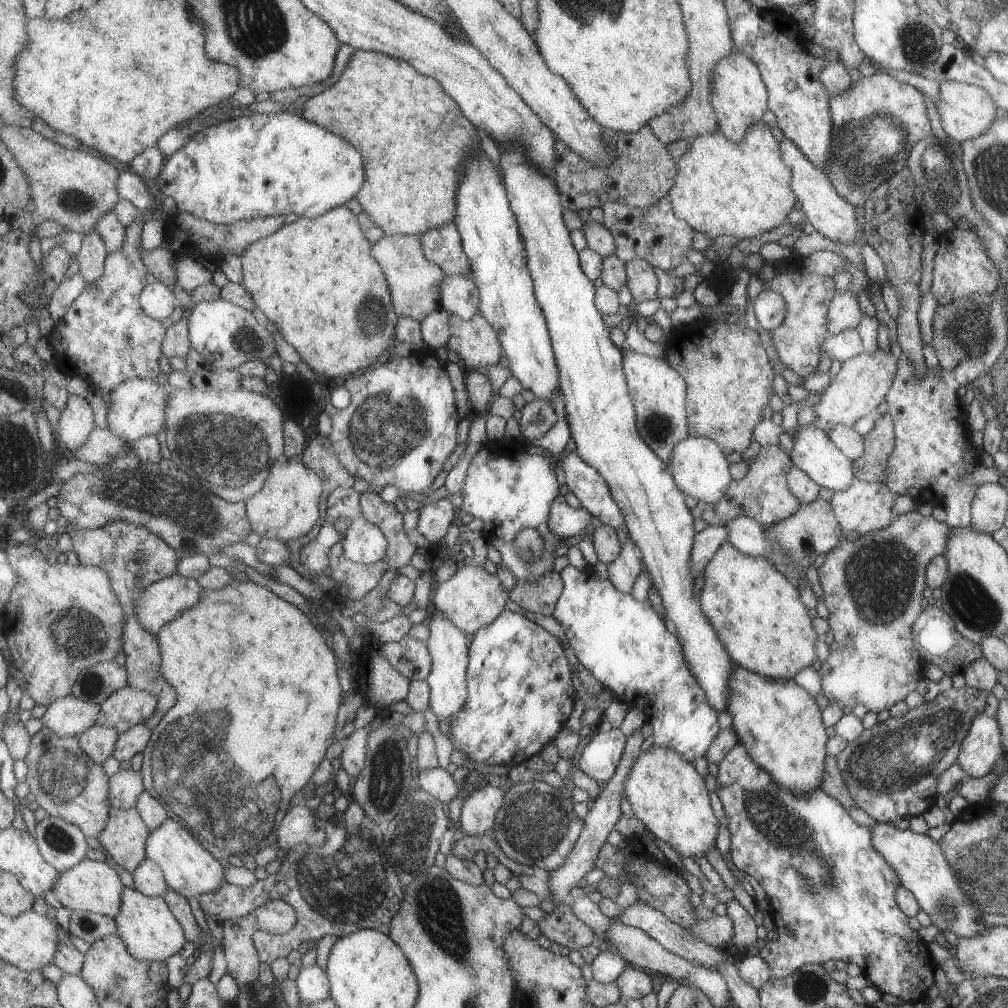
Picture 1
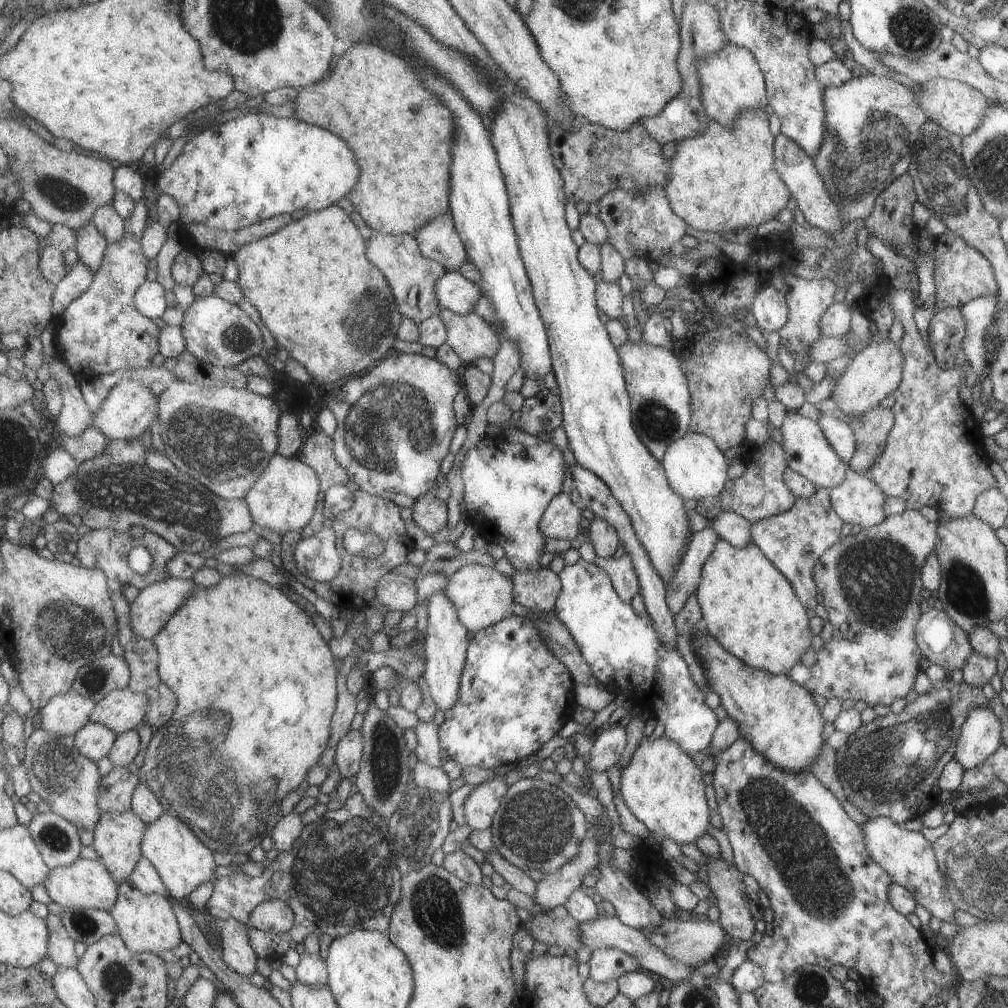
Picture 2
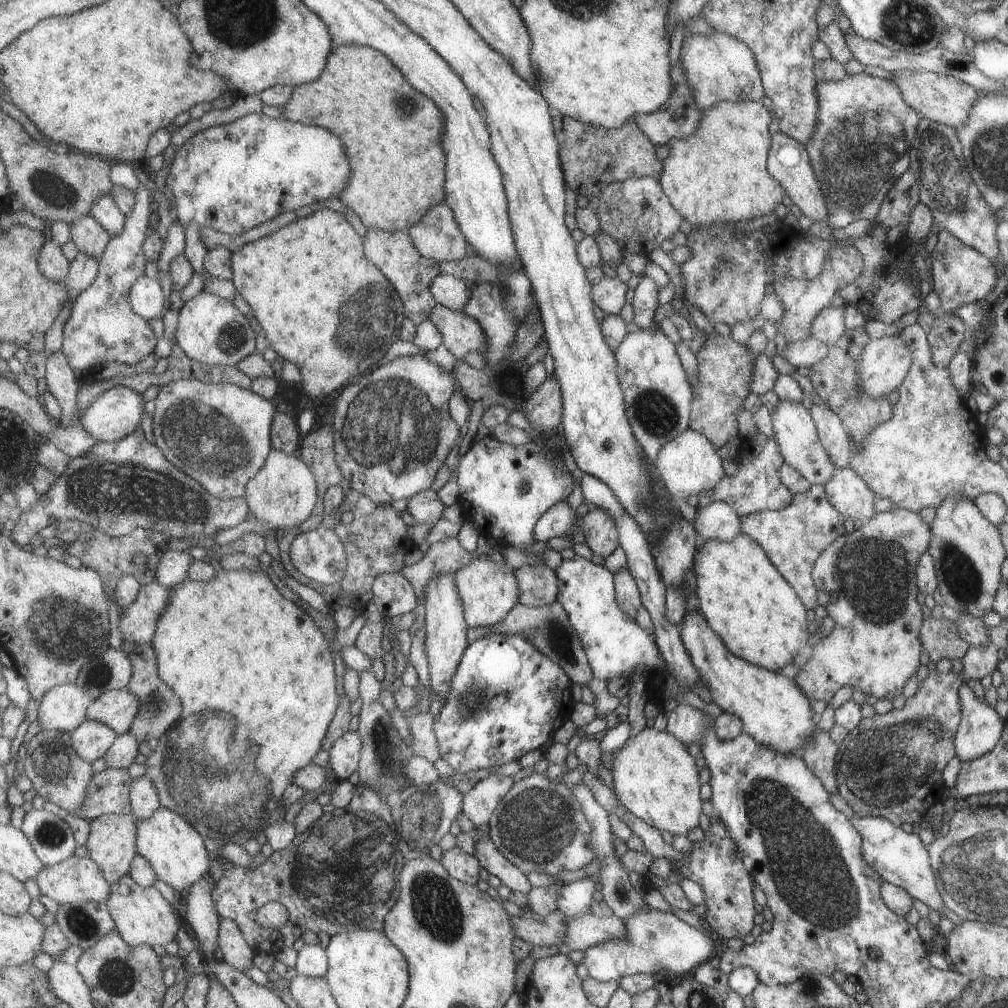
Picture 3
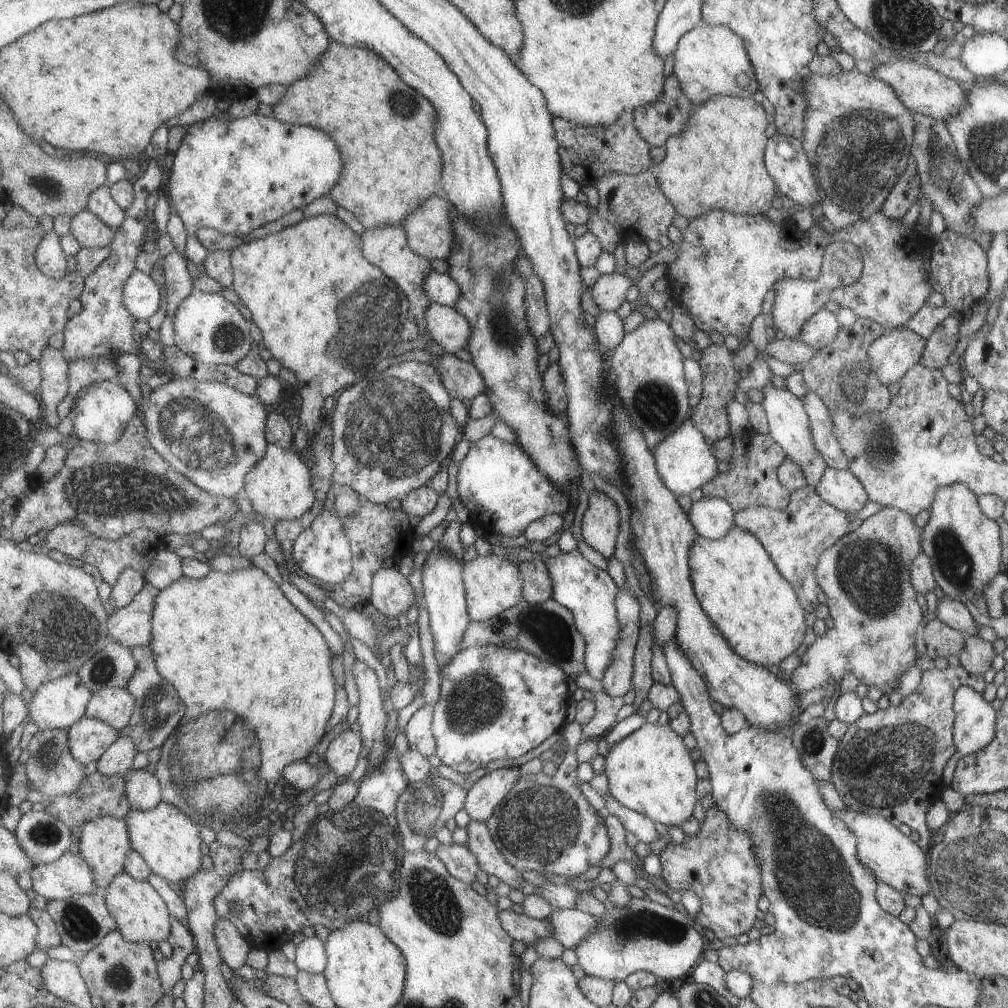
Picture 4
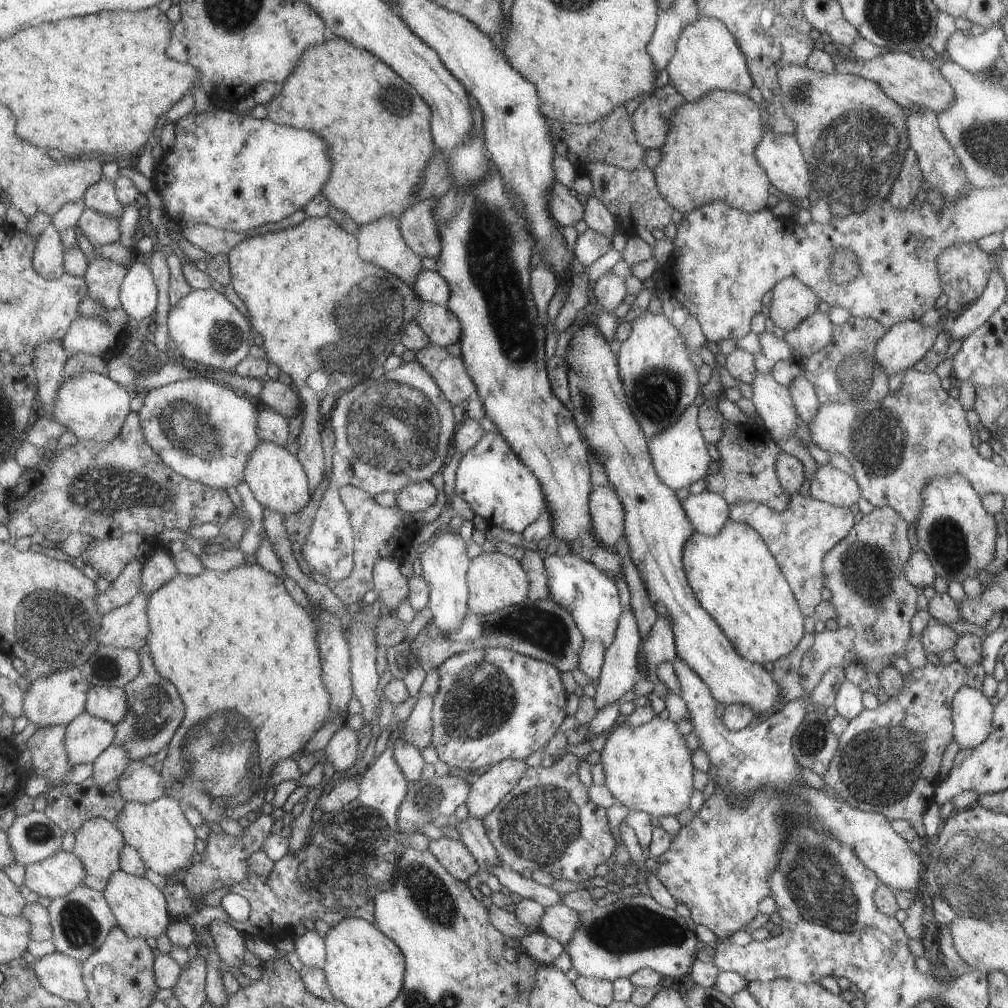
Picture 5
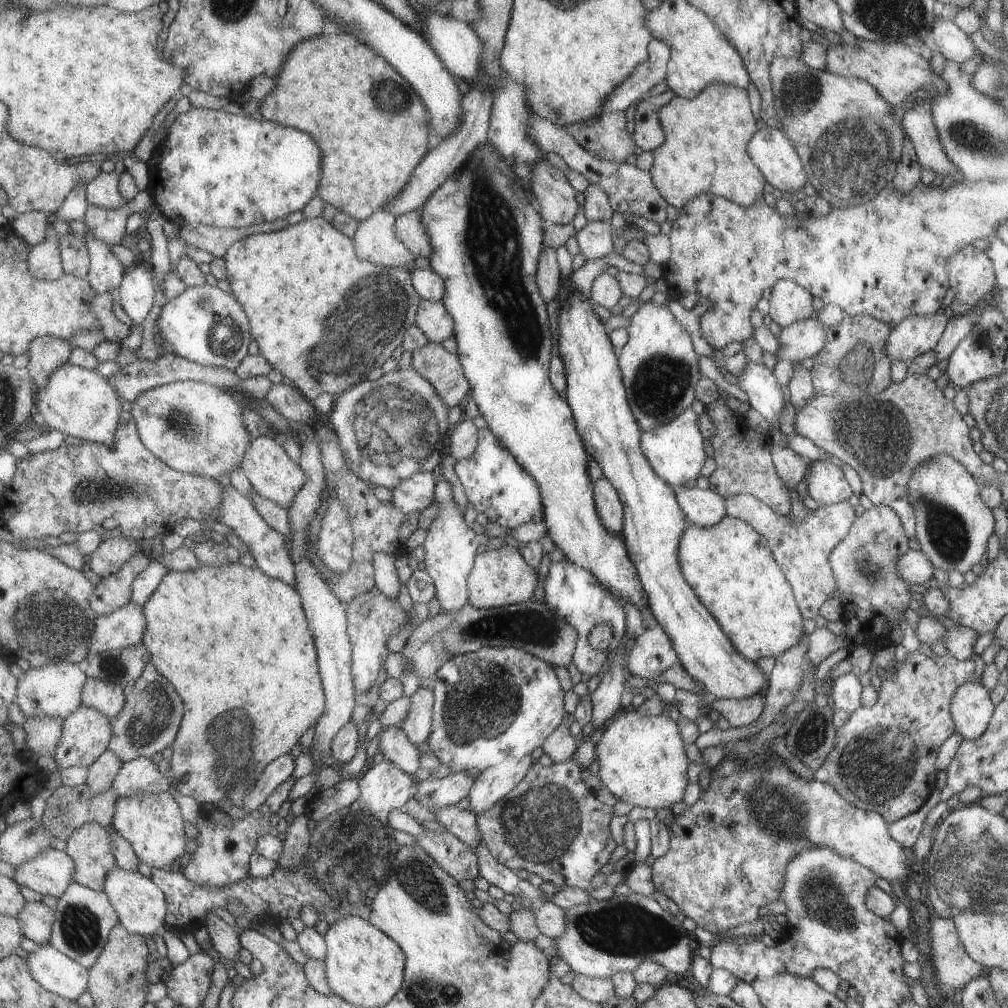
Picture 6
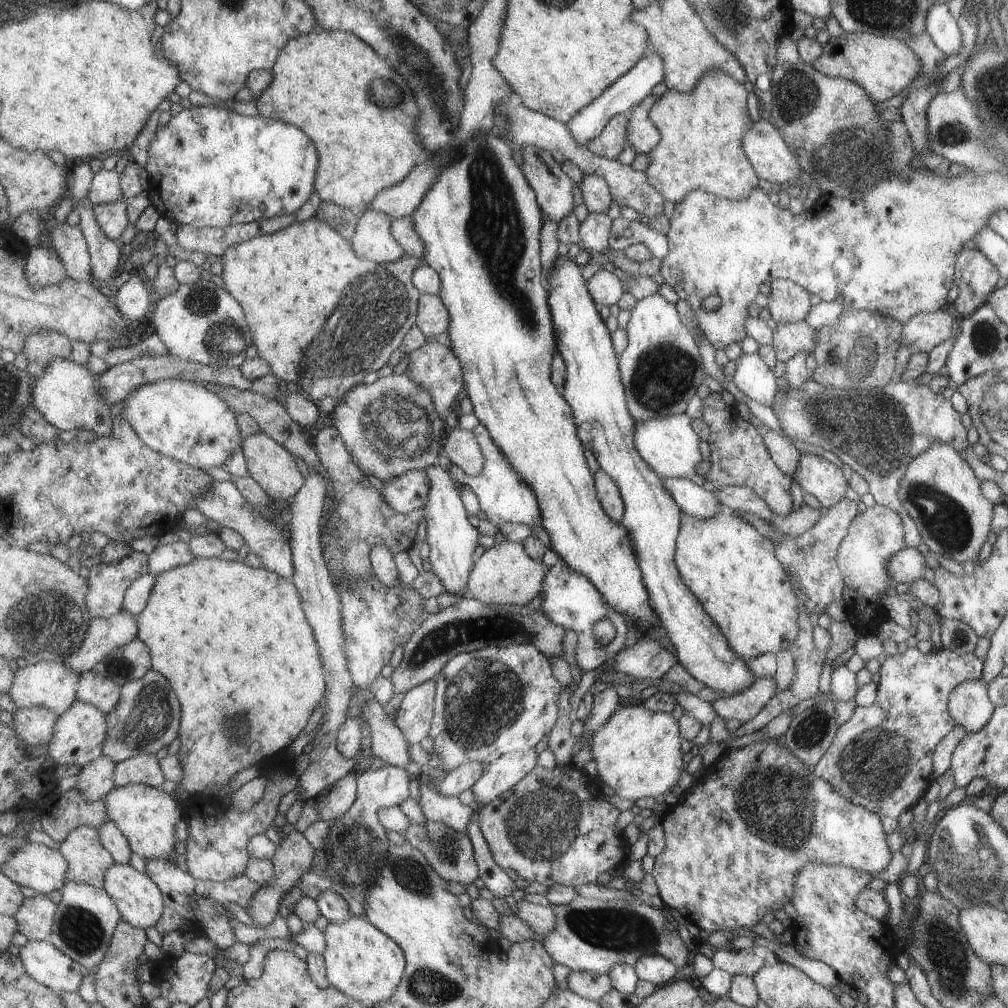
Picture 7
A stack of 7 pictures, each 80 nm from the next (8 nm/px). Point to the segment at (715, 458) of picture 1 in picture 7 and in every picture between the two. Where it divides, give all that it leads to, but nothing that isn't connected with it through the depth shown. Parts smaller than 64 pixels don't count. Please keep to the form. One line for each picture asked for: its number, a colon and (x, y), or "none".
2: (694, 467)
3: (686, 464)
4: (683, 461)
5: (678, 455)
6: (674, 450)
7: (668, 445)

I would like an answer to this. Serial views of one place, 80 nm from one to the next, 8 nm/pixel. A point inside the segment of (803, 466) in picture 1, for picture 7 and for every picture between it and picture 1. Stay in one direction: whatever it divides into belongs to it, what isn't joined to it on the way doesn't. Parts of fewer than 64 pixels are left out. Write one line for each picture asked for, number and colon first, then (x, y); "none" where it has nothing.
2: (806, 450)
3: (793, 430)
4: (788, 425)
5: (772, 402)
6: (763, 391)
7: (751, 376)

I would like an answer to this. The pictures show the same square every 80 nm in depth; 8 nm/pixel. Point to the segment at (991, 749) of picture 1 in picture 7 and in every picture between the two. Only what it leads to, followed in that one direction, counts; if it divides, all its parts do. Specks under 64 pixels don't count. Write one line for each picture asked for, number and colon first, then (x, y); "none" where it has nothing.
2: (979, 736)
3: (979, 728)
4: (973, 727)
5: (971, 711)
6: (971, 708)
7: (968, 704)

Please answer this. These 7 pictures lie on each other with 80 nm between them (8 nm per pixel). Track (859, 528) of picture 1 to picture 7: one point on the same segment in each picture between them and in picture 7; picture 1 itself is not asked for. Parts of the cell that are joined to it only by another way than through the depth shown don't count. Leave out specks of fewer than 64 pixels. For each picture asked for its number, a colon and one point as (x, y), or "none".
2: (856, 499)
3: (848, 494)
4: (840, 488)
5: (829, 485)
6: (826, 484)
7: (824, 481)

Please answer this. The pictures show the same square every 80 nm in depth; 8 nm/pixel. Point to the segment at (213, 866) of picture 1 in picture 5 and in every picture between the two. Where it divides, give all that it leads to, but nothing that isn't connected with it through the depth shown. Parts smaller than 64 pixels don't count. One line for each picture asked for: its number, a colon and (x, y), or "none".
2: (184, 861)
3: (176, 849)
4: (169, 839)
5: (159, 830)

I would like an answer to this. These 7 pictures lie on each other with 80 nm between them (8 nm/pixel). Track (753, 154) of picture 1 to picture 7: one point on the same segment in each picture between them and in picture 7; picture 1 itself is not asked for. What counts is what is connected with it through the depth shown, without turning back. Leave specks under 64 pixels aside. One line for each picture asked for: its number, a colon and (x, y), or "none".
2: (723, 179)
3: (718, 174)
4: (717, 161)
5: (709, 154)
6: (704, 152)
7: (700, 149)

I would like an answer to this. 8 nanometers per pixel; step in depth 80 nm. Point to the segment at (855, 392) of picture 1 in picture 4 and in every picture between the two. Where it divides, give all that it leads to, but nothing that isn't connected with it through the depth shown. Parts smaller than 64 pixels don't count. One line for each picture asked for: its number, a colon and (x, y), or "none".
2: (875, 371)
3: (884, 362)
4: (896, 350)

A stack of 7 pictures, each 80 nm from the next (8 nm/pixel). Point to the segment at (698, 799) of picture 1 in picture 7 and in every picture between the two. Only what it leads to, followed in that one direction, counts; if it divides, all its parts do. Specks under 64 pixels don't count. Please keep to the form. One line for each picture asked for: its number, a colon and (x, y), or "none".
2: (660, 785)
3: (654, 778)
4: (649, 771)
5: (647, 767)
6: (641, 761)
7: (636, 752)

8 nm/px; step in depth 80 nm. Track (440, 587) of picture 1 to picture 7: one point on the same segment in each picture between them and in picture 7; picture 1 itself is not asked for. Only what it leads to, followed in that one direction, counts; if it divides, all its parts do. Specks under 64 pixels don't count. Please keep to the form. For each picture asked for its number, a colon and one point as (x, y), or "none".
2: (482, 596)
3: (488, 590)
4: (492, 584)
5: (495, 580)
6: (501, 576)
7: (503, 575)

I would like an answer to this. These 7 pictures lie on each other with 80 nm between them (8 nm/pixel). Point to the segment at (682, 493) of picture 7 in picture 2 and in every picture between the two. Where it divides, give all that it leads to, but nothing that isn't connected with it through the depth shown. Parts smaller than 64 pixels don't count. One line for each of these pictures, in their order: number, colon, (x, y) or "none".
2: (729, 526)
3: (716, 520)
4: (712, 517)
5: (707, 511)
6: (702, 507)

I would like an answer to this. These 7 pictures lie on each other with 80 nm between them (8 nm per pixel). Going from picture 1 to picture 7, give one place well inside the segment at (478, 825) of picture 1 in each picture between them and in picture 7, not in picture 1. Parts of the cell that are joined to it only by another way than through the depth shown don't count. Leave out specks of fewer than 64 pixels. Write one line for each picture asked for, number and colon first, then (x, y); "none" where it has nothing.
2: (479, 806)
3: (480, 801)
4: (481, 799)
5: (485, 791)
6: (492, 783)
7: (499, 776)

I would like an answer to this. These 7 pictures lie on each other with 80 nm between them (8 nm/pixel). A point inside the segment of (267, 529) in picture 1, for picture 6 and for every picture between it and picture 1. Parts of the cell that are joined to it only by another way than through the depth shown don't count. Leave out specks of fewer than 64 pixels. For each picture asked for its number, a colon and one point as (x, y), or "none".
2: (284, 499)
3: (283, 493)
4: (280, 486)
5: (278, 479)
6: (272, 473)

